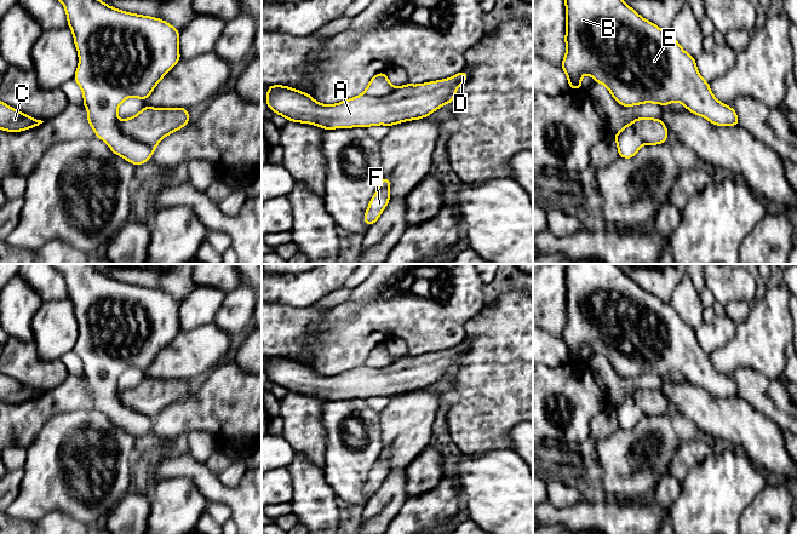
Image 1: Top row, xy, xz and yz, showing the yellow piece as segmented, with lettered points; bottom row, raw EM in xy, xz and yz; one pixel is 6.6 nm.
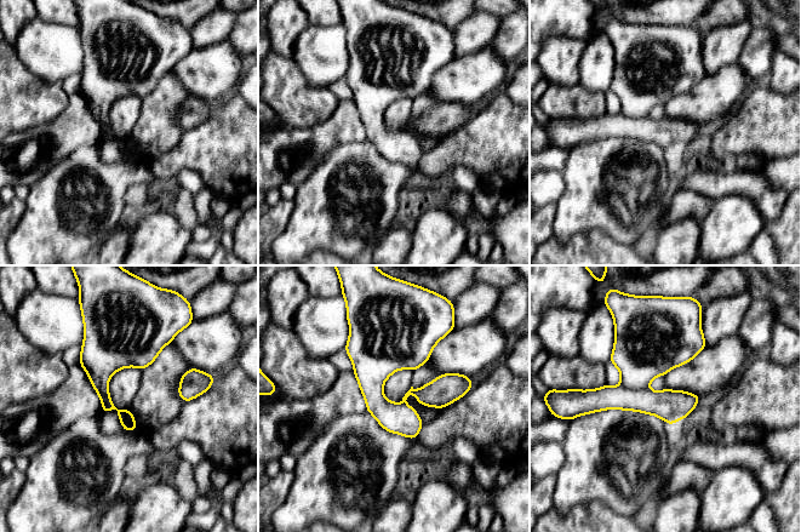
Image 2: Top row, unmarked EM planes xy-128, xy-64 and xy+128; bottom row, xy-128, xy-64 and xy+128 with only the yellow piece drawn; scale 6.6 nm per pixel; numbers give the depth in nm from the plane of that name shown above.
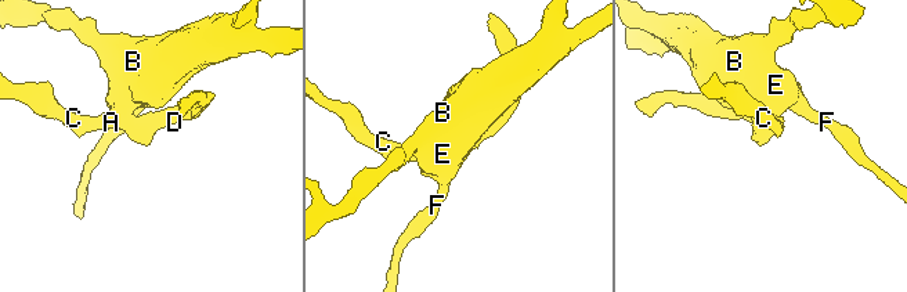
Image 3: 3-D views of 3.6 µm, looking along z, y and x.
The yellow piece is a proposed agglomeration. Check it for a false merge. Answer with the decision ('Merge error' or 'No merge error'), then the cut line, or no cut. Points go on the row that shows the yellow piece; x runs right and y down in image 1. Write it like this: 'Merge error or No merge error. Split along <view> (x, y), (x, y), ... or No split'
Merge error. Split along xy (115, 119), (116, 126), (125, 136), (143, 142), (153, 149)

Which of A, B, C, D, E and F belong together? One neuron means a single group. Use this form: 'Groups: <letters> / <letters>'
Groups: A C D / B E F

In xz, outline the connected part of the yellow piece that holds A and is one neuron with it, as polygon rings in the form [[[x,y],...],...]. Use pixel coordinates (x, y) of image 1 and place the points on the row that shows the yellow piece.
[[[464,69],[459,74],[432,82],[420,85],[406,84],[397,87],[384,98],[372,98],[366,93],[354,98],[342,101],[338,104],[320,104],[310,94],[291,88],[288,86],[268,86],[265,102],[270,110],[282,115],[289,121],[311,124],[325,130],[368,127],[377,125],[392,126],[400,122],[418,120],[429,116],[446,103],[452,103],[455,98],[455,91],[468,79],[468,71]]]

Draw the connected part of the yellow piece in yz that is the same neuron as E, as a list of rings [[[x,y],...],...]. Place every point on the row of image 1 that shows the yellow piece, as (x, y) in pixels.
[[[564,0],[567,52],[561,68],[564,70],[570,90],[581,90],[581,76],[589,74],[596,84],[603,84],[613,98],[623,107],[642,103],[669,105],[680,102],[688,111],[703,116],[717,126],[739,126],[736,111],[715,98],[699,74],[695,58],[688,54],[672,36],[654,23],[642,18],[624,0]]]

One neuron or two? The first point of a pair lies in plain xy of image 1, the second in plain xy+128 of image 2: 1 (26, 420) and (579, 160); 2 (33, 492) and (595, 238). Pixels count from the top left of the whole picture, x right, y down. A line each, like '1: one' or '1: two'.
1: two
2: two

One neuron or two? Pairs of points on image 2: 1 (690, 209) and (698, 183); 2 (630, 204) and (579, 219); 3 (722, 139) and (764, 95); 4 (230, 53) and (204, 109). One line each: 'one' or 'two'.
1: two
2: one
3: one
4: one

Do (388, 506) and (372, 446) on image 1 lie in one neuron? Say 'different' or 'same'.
different

